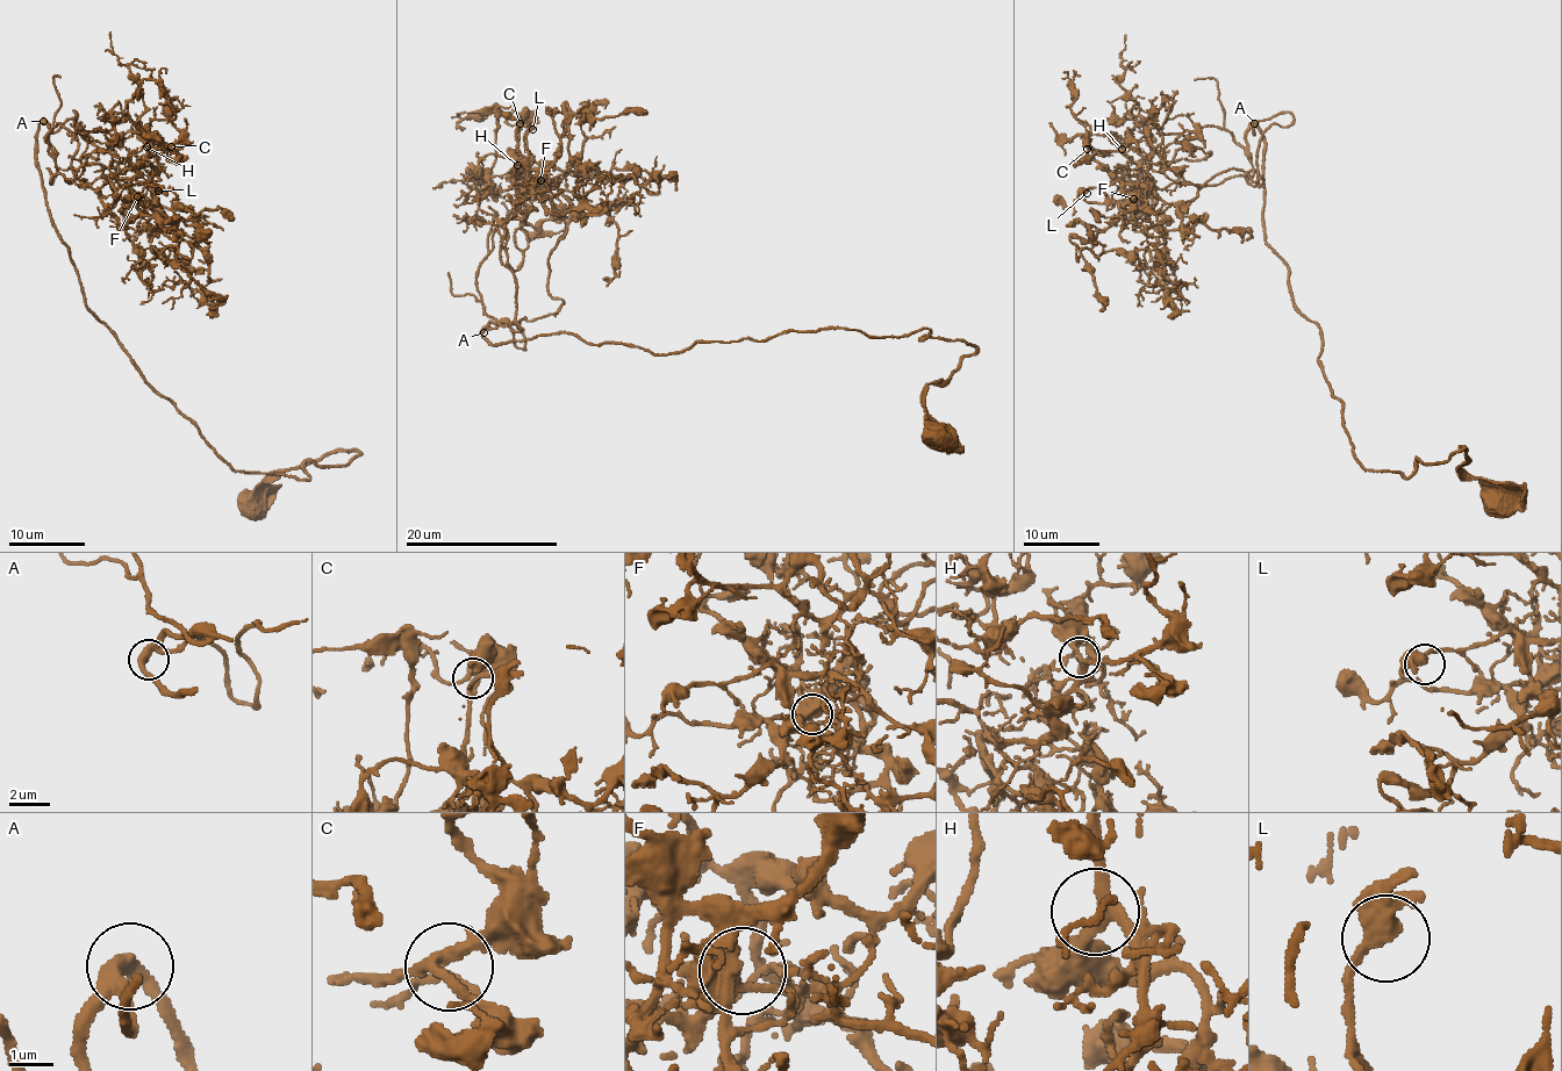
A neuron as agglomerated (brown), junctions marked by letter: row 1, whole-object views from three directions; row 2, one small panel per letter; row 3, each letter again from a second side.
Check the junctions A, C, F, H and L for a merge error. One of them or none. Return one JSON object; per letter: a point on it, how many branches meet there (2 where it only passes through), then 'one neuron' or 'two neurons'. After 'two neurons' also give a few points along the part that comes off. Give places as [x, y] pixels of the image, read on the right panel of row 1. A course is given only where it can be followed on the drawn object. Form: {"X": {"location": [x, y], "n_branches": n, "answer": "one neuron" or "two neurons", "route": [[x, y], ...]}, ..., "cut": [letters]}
{"A": {"location": [1254, 123], "n_branches": 3, "answer": "one neuron"}, "C": {"location": [1087, 149], "n_branches": 3, "answer": "one neuron"}, "F": {"location": [1133, 199], "n_branches": 3, "answer": "one neuron"}, "H": {"location": [1122, 149], "n_branches": 3, "answer": "one neuron"}, "L": {"location": [1087, 193], "n_branches": 3, "answer": "one neuron"}, "cut": []}

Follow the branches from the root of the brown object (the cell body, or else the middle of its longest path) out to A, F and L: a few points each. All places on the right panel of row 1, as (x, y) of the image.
A: (1496, 503), (1461, 476), (1463, 448), (1416, 458), (1409, 478), (1360, 465), (1320, 329), (1266, 239), (1253, 123)
F: (1496, 503), (1463, 448), (1409, 478), (1360, 465), (1266, 239), (1258, 127), (1248, 177), (1133, 199)
L: (1496, 503), (1463, 448), (1409, 478), (1360, 465), (1266, 239), (1258, 127), (1248, 177), (1087, 193)

